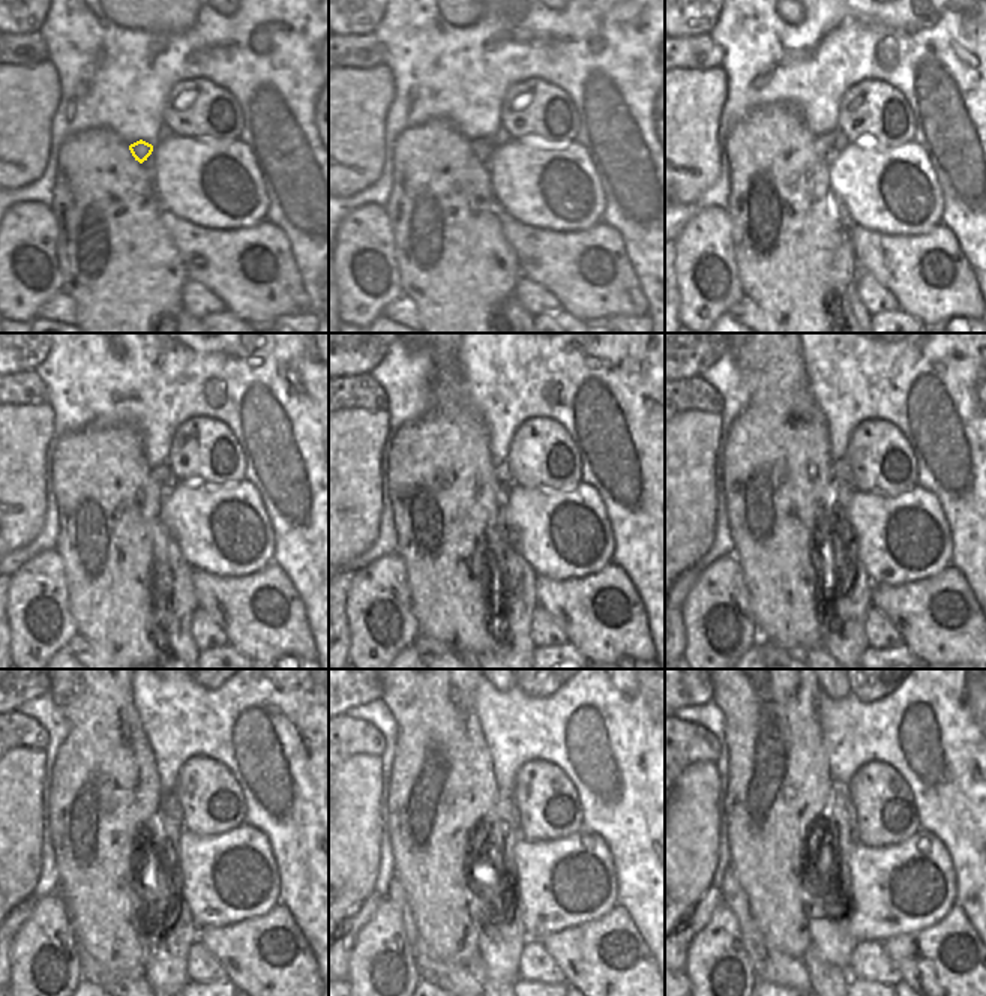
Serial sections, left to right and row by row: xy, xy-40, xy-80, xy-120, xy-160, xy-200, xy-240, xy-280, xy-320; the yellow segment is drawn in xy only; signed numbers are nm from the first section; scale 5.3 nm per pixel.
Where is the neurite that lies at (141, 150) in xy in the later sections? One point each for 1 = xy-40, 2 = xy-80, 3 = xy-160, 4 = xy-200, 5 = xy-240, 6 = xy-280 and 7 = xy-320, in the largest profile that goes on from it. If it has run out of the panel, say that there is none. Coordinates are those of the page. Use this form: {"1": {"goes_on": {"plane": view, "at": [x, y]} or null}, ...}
{"1": {"goes_on": {"plane": "xy-40", "at": [482, 149]}}, "2": {"goes_on": {"plane": "xy-80", "at": [824, 144]}}, "3": {"goes_on": {"plane": "xy-160", "at": [502, 470]}}, "4": {"goes_on": {"plane": "xy-200", "at": [841, 471]}}, "5": {"goes_on": {"plane": "xy-240", "at": [168, 803]}}, "6": {"goes_on": {"plane": "xy-280", "at": [515, 813]}}, "7": {"goes_on": {"plane": "xy-320", "at": [850, 809]}}}

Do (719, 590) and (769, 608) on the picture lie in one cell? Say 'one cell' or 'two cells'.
two cells

